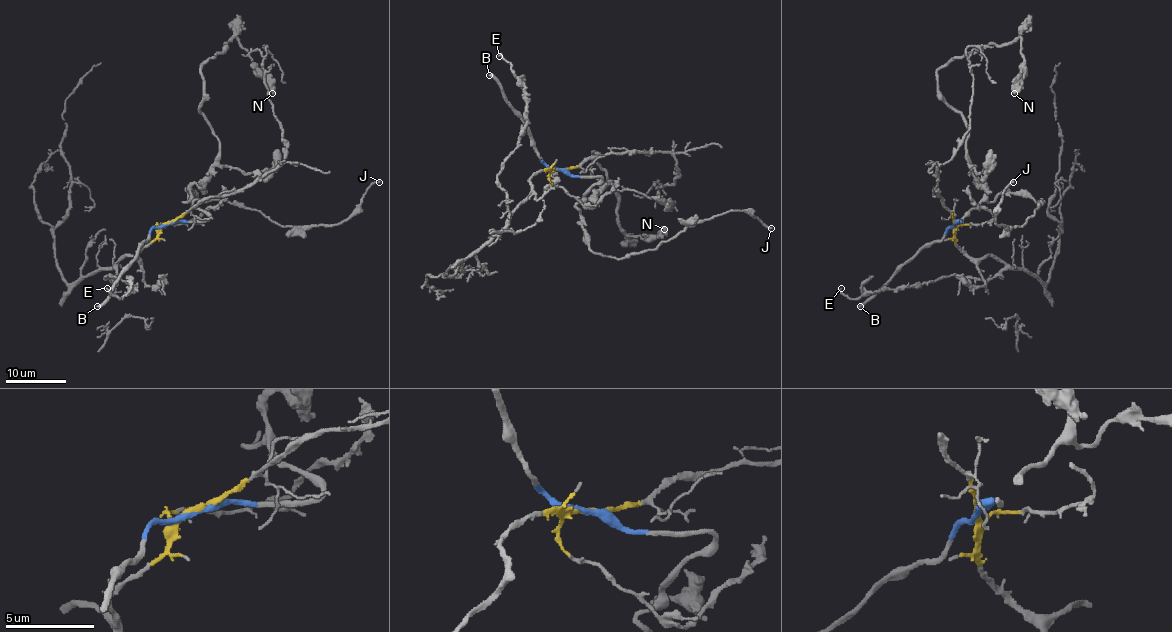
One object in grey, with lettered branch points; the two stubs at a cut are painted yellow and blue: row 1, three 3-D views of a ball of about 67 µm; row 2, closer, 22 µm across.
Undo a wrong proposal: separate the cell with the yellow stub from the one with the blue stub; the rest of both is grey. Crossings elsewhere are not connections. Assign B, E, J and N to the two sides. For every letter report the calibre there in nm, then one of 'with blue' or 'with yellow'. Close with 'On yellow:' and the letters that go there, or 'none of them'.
B: calibre 280 nm; with blue
E: calibre 110 nm; with yellow
J: calibre 180 nm; with blue
N: calibre 550 nm; with blue
On yellow: E

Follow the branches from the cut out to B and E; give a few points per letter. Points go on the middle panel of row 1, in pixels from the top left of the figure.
B: (558, 170), (537, 154), (528, 124), (506, 100), (502, 87), (488, 75)
E: (558, 170), (543, 170), (531, 179), (531, 194), (509, 219), (497, 174), (526, 123), (526, 91), (499, 56)

